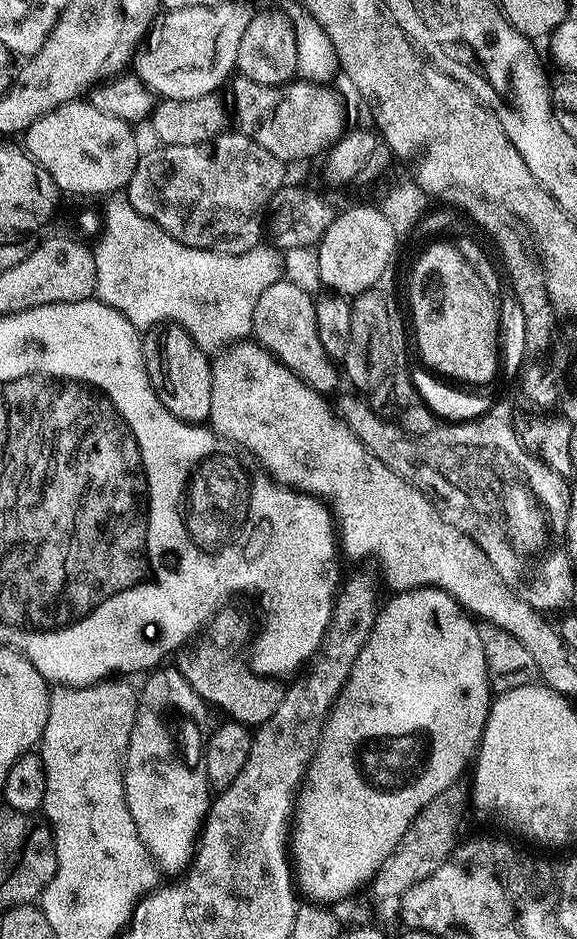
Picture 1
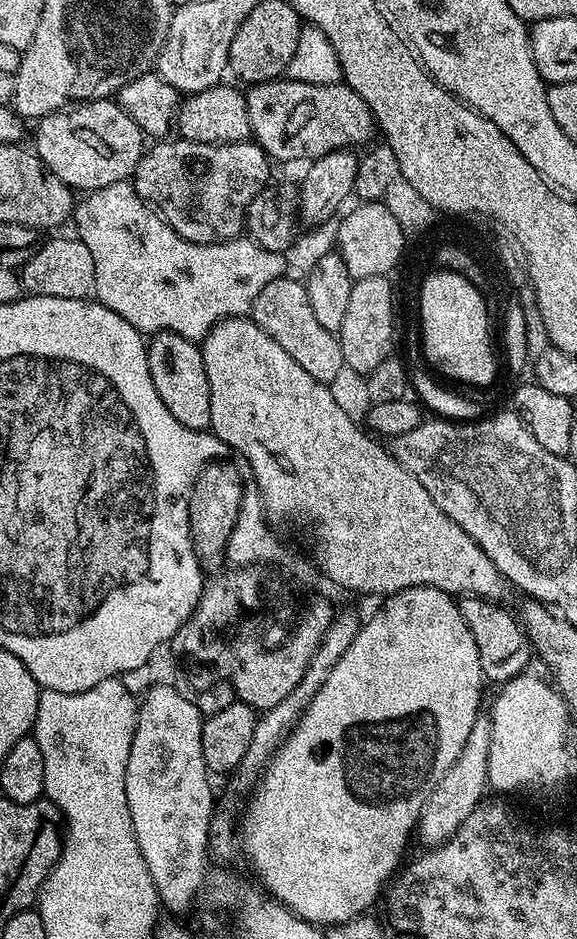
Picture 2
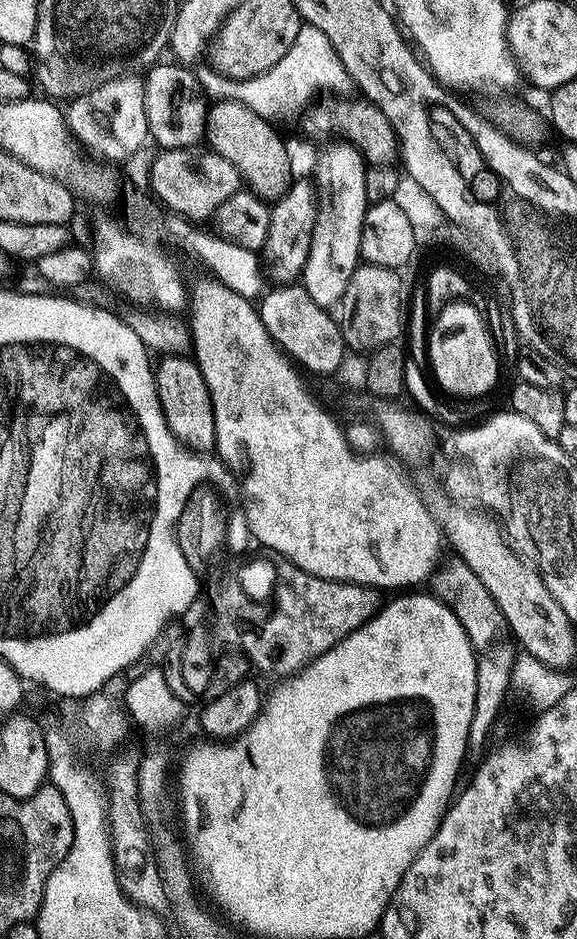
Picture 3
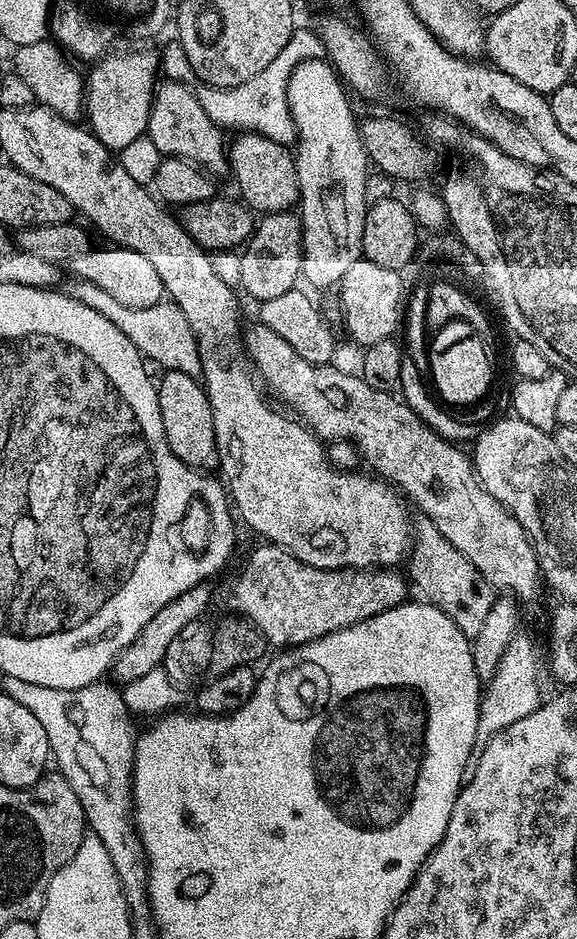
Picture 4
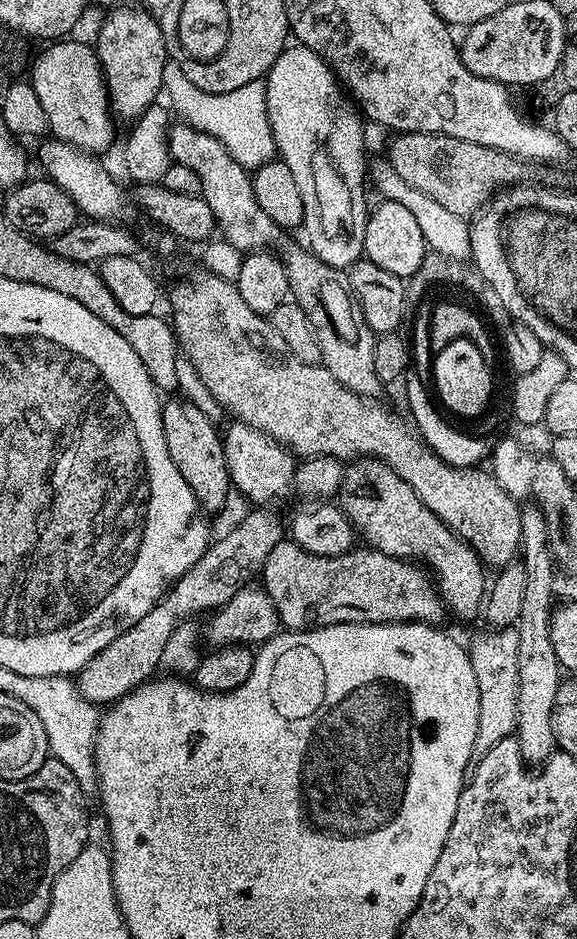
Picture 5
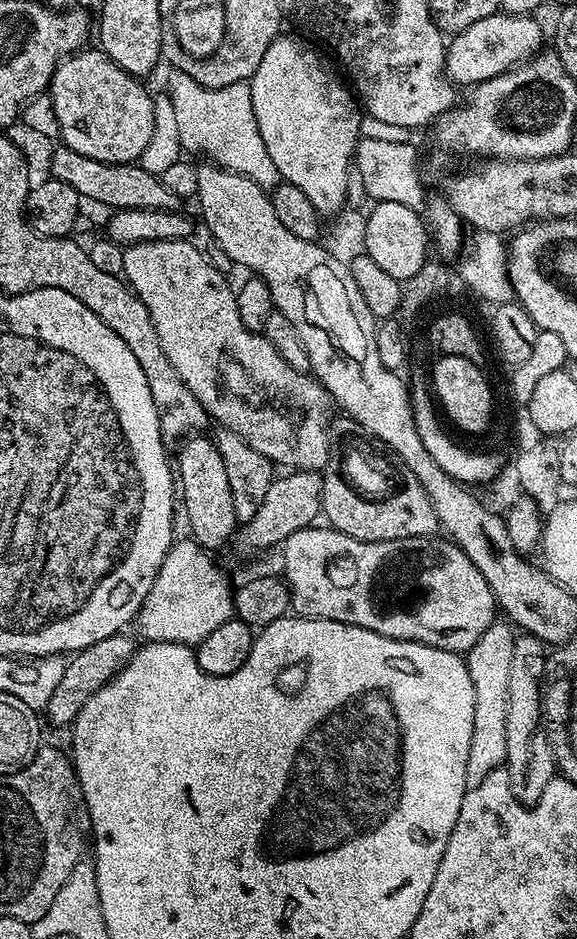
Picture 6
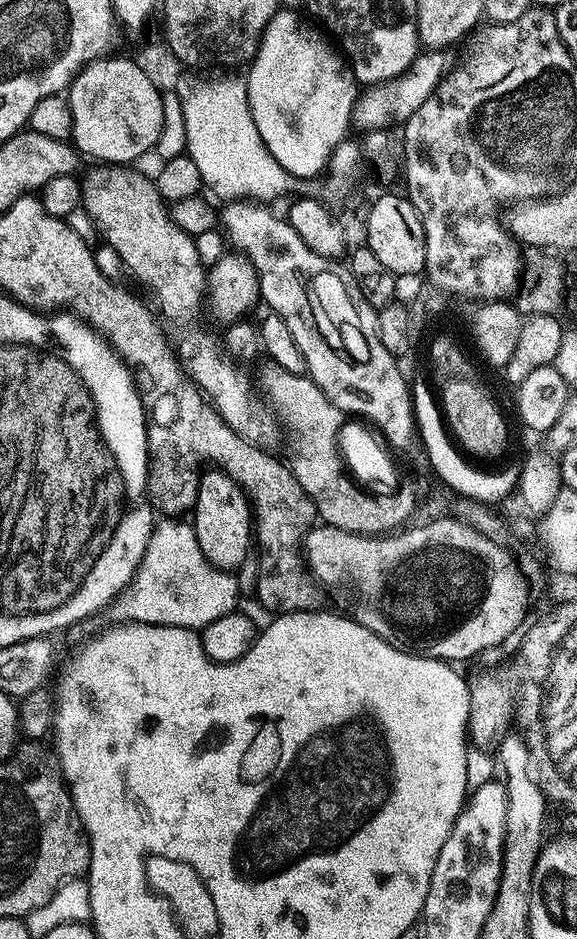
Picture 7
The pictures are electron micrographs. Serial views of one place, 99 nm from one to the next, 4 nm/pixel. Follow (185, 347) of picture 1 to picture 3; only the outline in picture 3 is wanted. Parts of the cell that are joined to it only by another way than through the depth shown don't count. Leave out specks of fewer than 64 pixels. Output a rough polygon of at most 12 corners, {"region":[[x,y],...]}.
{"region":[[164,354],[156,393],[181,444],[216,446],[206,378],[188,354]]}

